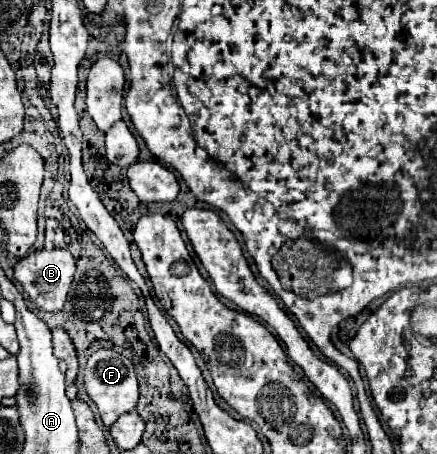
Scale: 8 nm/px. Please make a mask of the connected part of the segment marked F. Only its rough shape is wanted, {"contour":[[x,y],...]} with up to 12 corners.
{"contour":[[113,348],[89,356],[83,388],[105,426],[137,406],[135,368]]}

